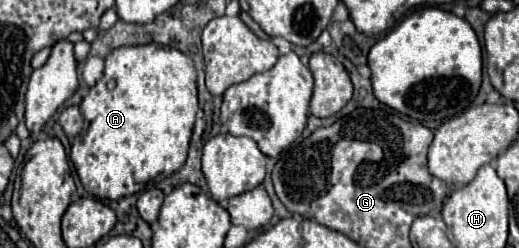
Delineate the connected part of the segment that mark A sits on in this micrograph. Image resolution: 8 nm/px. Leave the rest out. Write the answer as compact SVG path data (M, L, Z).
M156 43L116 47L106 57L104 77L90 87L80 111L86 127L74 137L69 159L82 187L98 199L140 193L150 181L166 179L186 163L198 111L194 61Z

